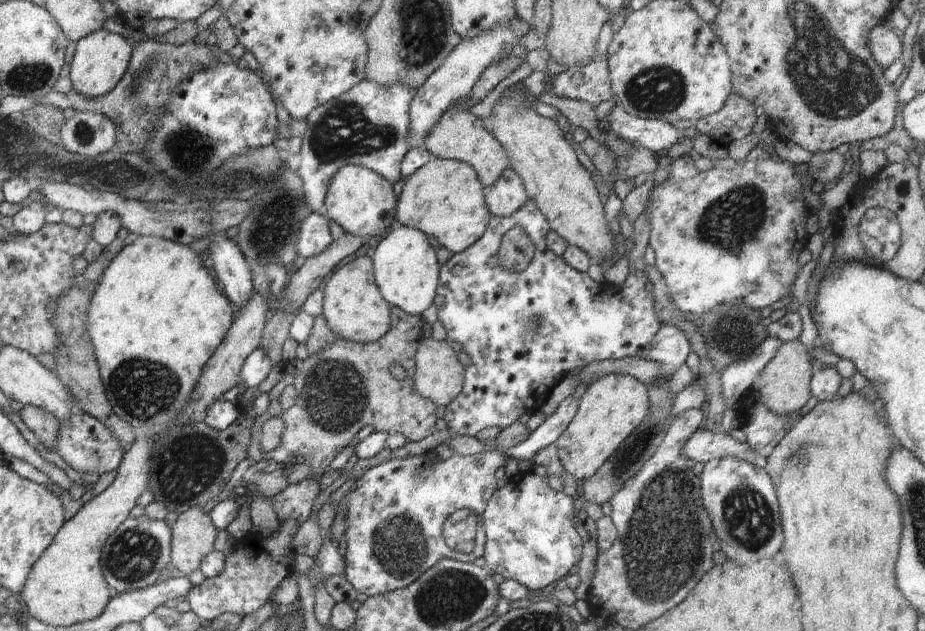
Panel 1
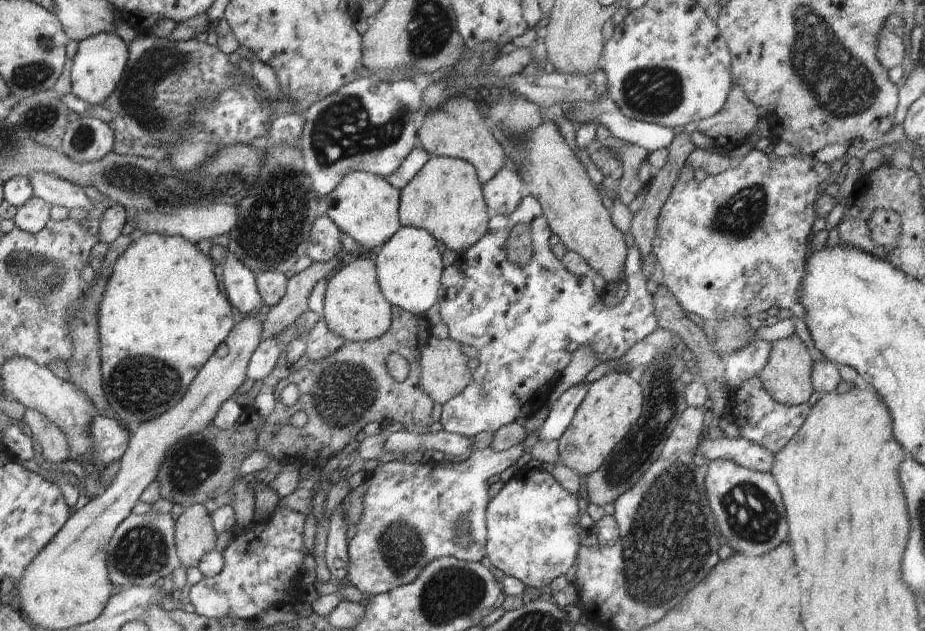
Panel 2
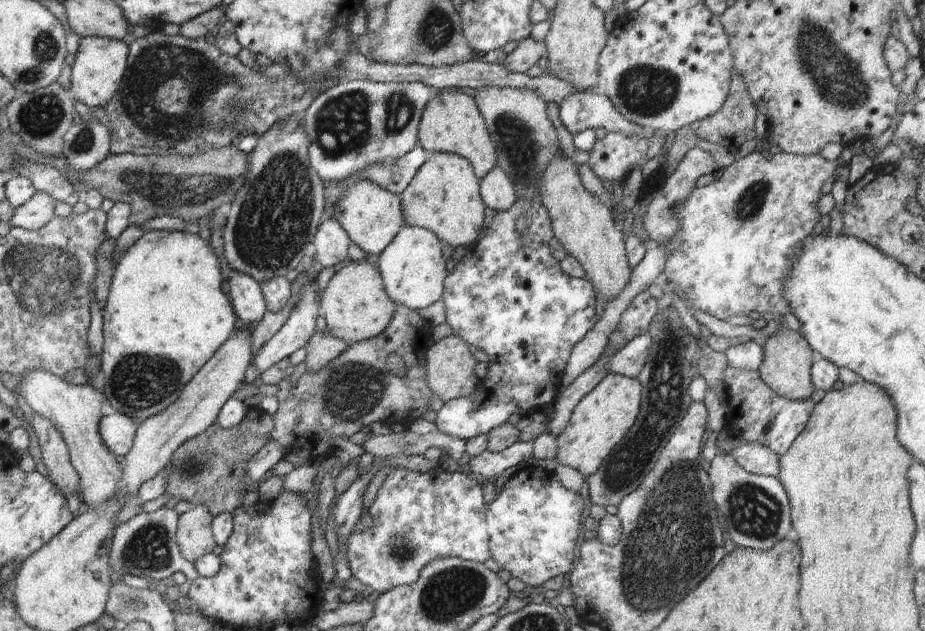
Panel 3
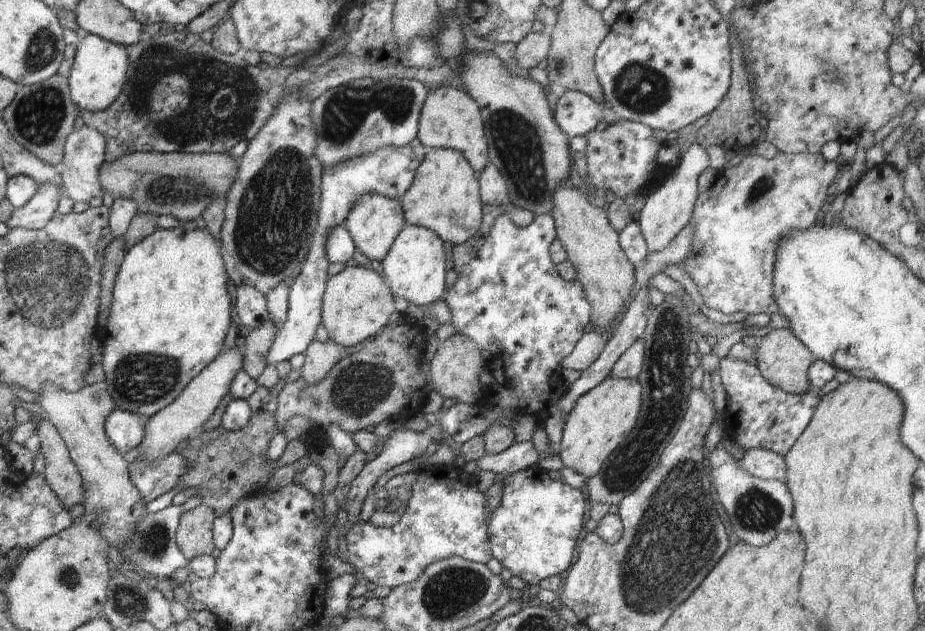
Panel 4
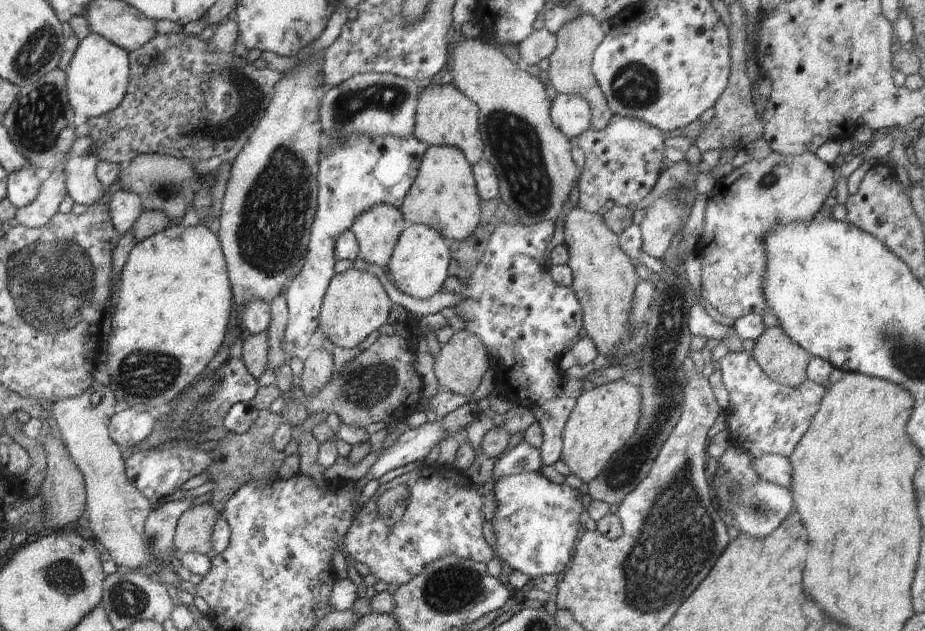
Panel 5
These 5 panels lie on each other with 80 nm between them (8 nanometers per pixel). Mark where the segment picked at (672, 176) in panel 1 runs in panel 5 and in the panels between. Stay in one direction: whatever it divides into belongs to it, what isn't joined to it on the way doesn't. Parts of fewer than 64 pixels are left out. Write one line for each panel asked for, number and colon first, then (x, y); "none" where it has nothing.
2: (734, 244)
3: (738, 235)
4: (739, 221)
5: (745, 204)

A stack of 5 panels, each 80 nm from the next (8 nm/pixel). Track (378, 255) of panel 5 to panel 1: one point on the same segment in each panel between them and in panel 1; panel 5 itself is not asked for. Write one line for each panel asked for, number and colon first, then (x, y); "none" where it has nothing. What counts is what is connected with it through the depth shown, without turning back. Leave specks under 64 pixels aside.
1: (360, 201)
2: (366, 207)
3: (371, 215)
4: (374, 223)

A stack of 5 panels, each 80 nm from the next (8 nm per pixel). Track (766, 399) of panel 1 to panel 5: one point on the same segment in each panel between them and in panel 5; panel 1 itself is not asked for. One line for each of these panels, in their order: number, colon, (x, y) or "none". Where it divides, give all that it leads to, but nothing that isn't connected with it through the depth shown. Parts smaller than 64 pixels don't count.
2: (786, 376)
3: (786, 368)
4: (781, 358)
5: (782, 359)

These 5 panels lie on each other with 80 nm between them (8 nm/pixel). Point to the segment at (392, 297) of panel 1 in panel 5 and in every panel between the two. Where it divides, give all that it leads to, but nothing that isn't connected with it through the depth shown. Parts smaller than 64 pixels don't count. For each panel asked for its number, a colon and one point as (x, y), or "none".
2: (409, 268)
3: (412, 268)
4: (415, 268)
5: (419, 265)

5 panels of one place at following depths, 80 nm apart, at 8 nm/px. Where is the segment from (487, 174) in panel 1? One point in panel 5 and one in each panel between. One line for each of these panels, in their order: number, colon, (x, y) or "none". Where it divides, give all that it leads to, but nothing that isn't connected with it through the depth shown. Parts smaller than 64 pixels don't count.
2: (456, 129)
3: (451, 122)
4: (450, 118)
5: (444, 116)

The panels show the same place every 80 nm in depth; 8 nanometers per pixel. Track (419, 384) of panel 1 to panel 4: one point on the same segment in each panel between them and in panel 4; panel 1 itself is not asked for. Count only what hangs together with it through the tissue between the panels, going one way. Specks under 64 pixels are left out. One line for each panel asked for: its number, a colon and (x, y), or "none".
2: (443, 372)
3: (450, 374)
4: (457, 363)

